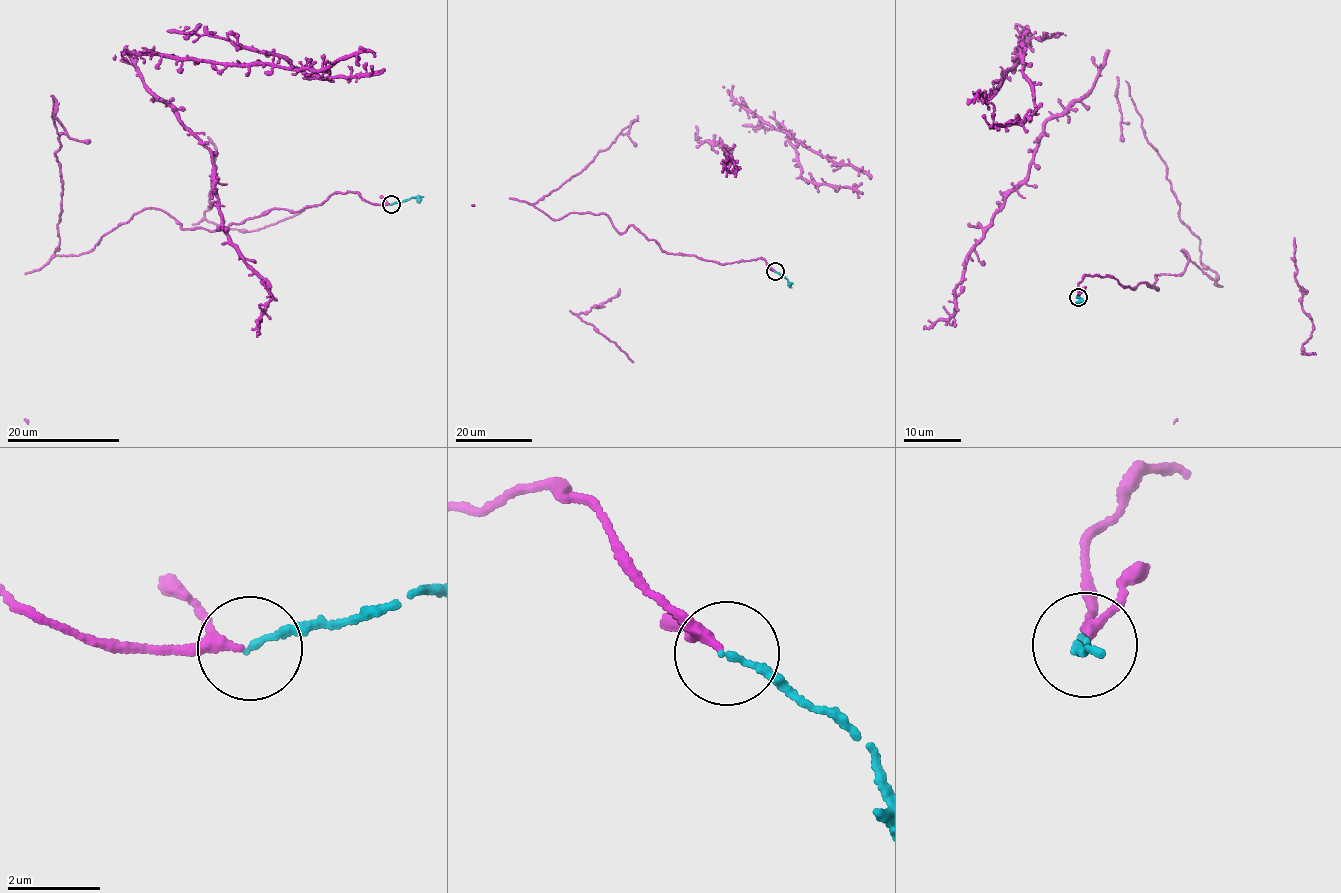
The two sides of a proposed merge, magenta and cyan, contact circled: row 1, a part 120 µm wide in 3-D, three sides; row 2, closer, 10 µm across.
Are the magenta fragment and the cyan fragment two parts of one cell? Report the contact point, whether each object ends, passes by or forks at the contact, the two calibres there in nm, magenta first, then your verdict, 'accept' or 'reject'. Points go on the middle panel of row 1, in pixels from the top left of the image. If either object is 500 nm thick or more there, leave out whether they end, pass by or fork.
(775, 271) | magenta passes by | cyan ends | 180/130 nm | accept

